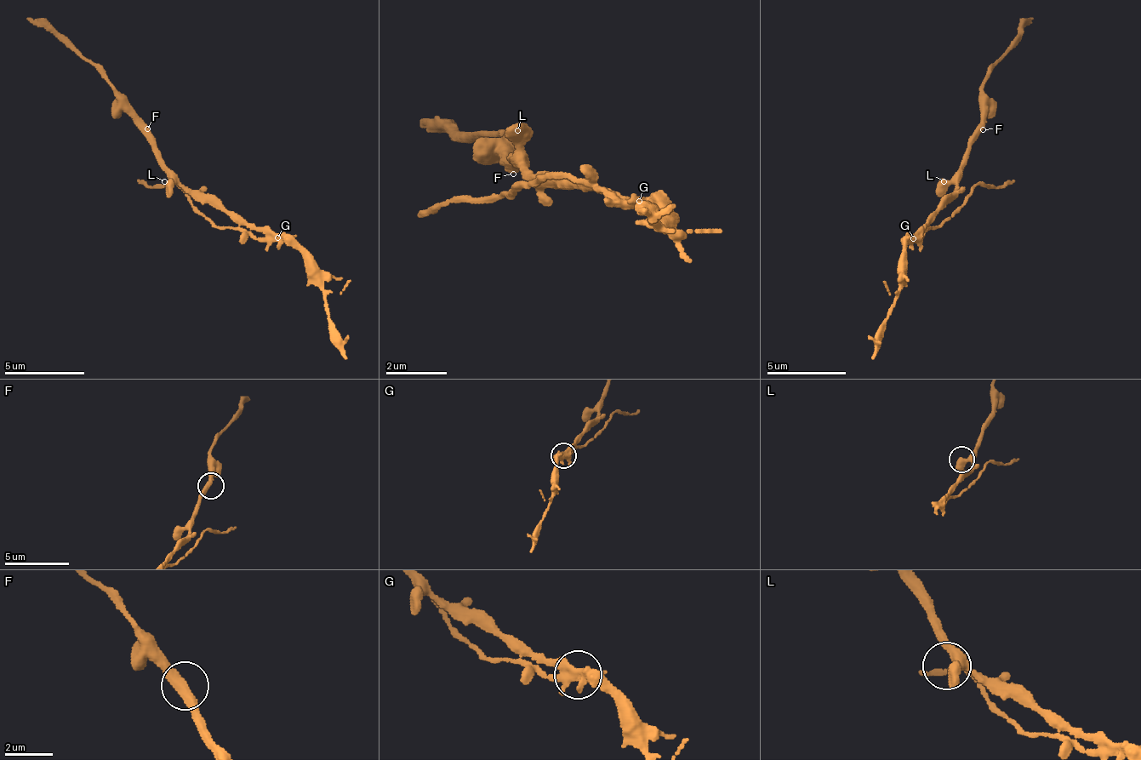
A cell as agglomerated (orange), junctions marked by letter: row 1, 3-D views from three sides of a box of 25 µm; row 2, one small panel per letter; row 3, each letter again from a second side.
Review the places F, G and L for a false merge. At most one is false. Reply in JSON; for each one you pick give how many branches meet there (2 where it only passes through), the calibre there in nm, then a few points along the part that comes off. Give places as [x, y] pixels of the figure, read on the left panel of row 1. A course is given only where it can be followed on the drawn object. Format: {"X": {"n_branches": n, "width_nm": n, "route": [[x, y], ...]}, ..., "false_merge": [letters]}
{"G": {"n_branches": 2, "width_nm": 400, "route": [[278, 238], [211, 225], [177, 185], [138, 180]]}, "false_merge": ["G"]}

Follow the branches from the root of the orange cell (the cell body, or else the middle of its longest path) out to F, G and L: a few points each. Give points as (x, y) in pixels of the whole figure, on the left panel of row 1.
F: (196, 193), (163, 161), (160, 149), (150, 137), (147, 128)
G: (196, 193), (213, 194), (227, 210), (234, 210), (278, 238)
L: (196, 193), (176, 181), (164, 181)

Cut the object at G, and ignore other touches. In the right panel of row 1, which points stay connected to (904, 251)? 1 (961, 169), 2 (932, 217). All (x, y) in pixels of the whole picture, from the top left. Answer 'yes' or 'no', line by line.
1: yes
2: yes

